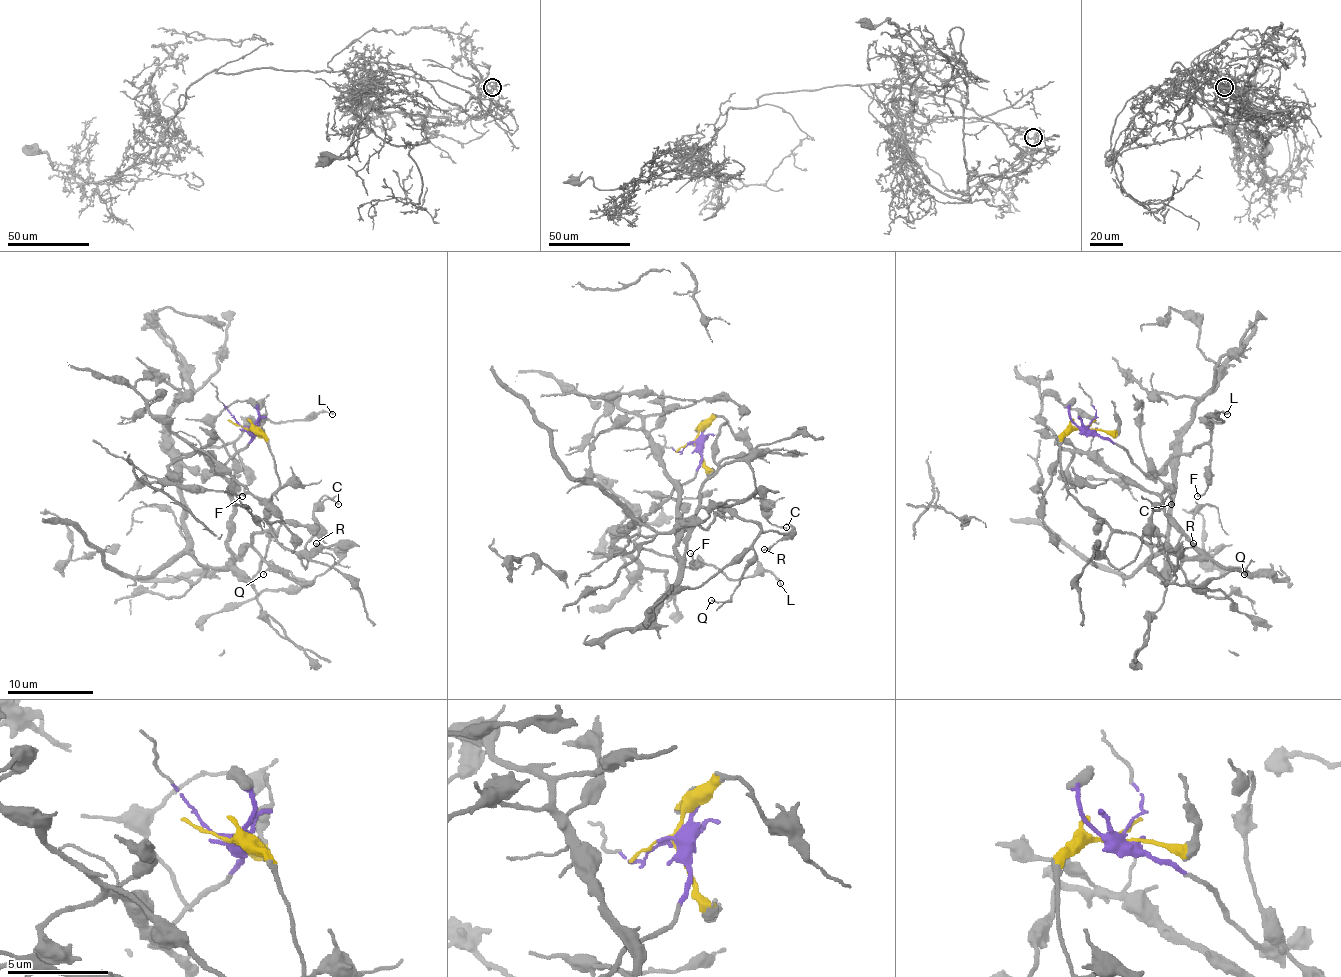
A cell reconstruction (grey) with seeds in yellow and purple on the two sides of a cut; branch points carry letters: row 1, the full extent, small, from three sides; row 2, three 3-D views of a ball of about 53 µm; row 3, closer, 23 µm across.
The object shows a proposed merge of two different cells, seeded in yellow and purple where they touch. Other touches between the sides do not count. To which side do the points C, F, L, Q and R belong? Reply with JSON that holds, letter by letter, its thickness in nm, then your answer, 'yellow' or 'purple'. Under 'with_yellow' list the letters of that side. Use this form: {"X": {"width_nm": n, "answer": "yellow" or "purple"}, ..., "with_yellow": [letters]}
{"C": {"width_nm": 110, "answer": "yellow"}, "F": {"width_nm": 140, "answer": "purple"}, "L": {"width_nm": 180, "answer": "purple"}, "Q": {"width_nm": 120, "answer": "yellow"}, "R": {"width_nm": 190, "answer": "yellow"}, "with_yellow": ["C", "Q", "R"]}

